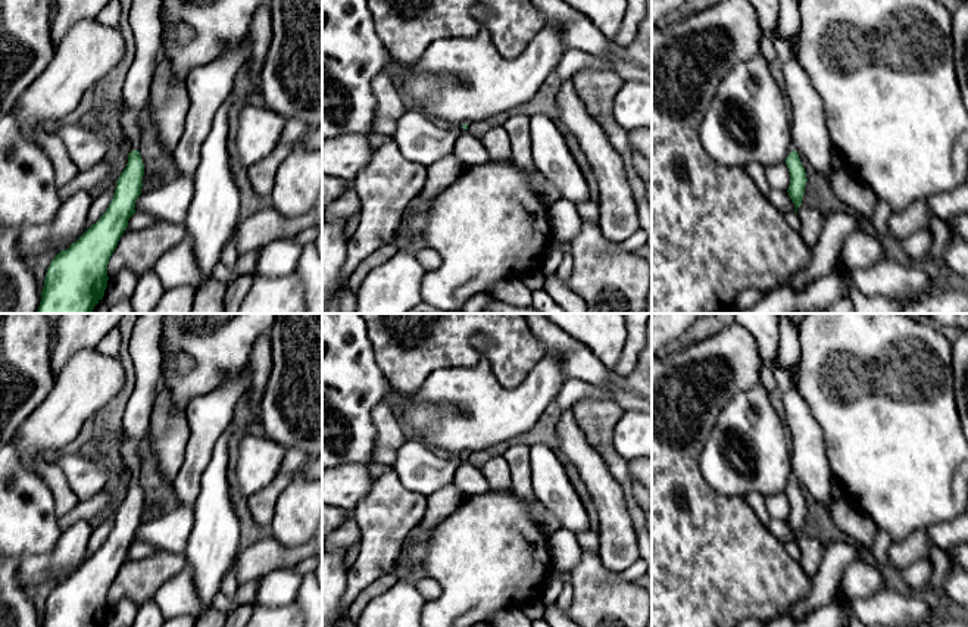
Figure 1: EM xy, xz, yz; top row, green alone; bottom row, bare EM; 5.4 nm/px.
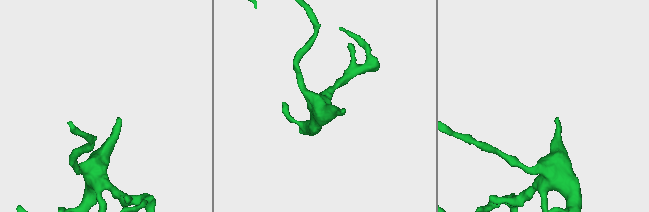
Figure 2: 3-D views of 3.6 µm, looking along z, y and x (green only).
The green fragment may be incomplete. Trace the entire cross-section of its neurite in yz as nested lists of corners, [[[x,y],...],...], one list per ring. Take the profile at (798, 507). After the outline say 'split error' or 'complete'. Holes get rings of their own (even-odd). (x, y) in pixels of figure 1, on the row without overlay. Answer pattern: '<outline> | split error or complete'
[[[778,314],[778,353],[772,366],[777,387],[781,390],[787,425],[793,436],[791,465],[794,480],[787,486],[790,502],[789,525],[794,533],[794,543],[802,534],[806,517],[806,502],[800,484],[819,503],[831,503],[834,497],[834,477],[822,442],[822,433],[802,399],[794,374],[800,369],[802,344],[799,327],[786,314]]] | split error

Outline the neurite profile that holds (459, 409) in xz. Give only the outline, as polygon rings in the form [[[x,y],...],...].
[[[546,353],[521,386],[506,389],[481,359],[471,368],[435,369],[412,396],[387,386],[384,403],[397,406],[424,443],[462,458],[531,430],[565,380],[560,358]]]

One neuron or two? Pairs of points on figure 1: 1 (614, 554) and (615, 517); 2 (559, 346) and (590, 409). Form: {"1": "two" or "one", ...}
{"1": "one", "2": "two"}

